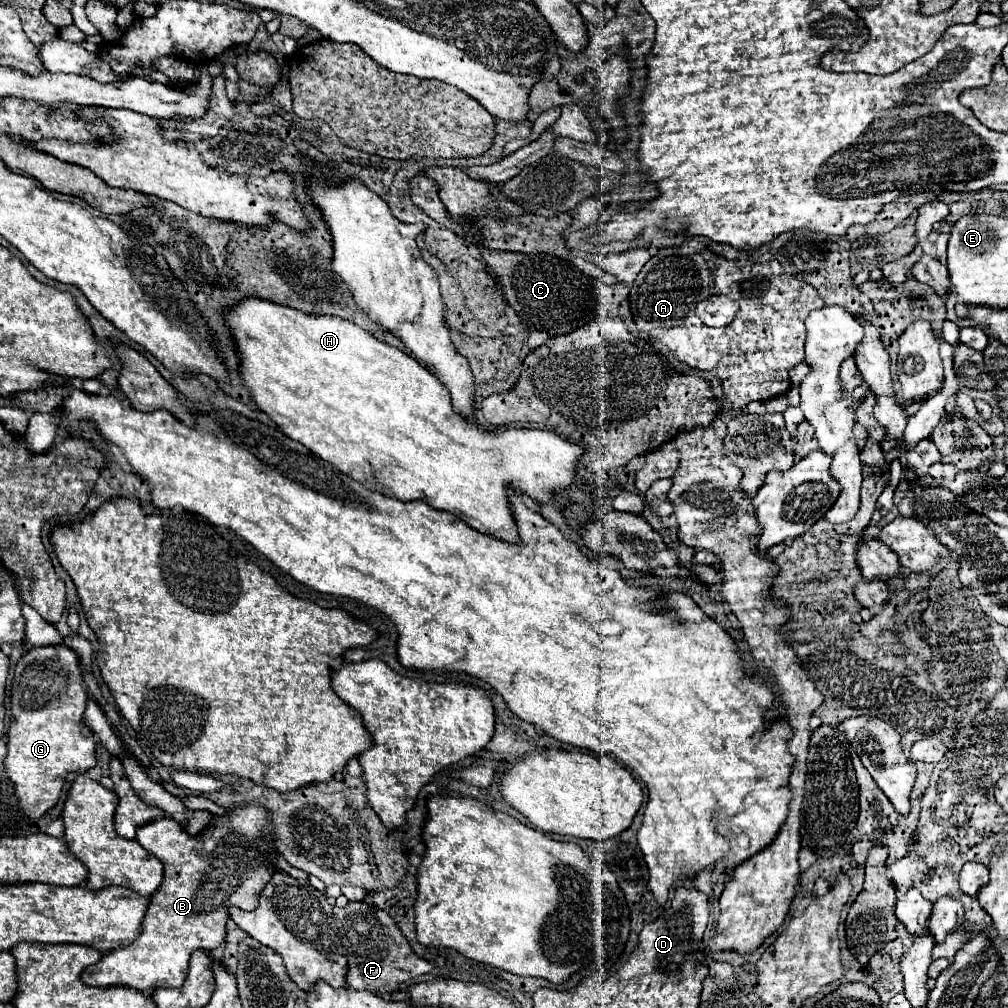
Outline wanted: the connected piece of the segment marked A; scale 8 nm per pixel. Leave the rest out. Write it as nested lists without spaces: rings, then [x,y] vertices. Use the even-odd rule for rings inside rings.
[[[698,239],[658,249],[658,253],[642,267],[630,289],[630,309],[636,319],[638,331],[660,339],[680,361],[688,363],[690,367],[700,371],[714,371],[716,377],[722,381],[726,401],[736,409],[746,407],[750,401],[766,401],[778,397],[790,389],[788,371],[804,359],[804,319],[810,315],[810,311],[822,307],[824,301],[818,291],[810,283],[786,275],[778,261],[730,261],[722,255],[712,253]],[[708,295],[728,295],[732,301],[738,303],[740,313],[728,327],[706,327],[696,317],[694,309],[698,301]]]

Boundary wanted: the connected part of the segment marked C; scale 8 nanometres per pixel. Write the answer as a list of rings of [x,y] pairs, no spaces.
[[[480,247],[480,253],[488,271],[500,283],[506,303],[530,329],[538,329],[548,335],[564,335],[594,319],[598,305],[594,279],[584,275],[574,263],[552,255],[488,251],[484,247]]]

